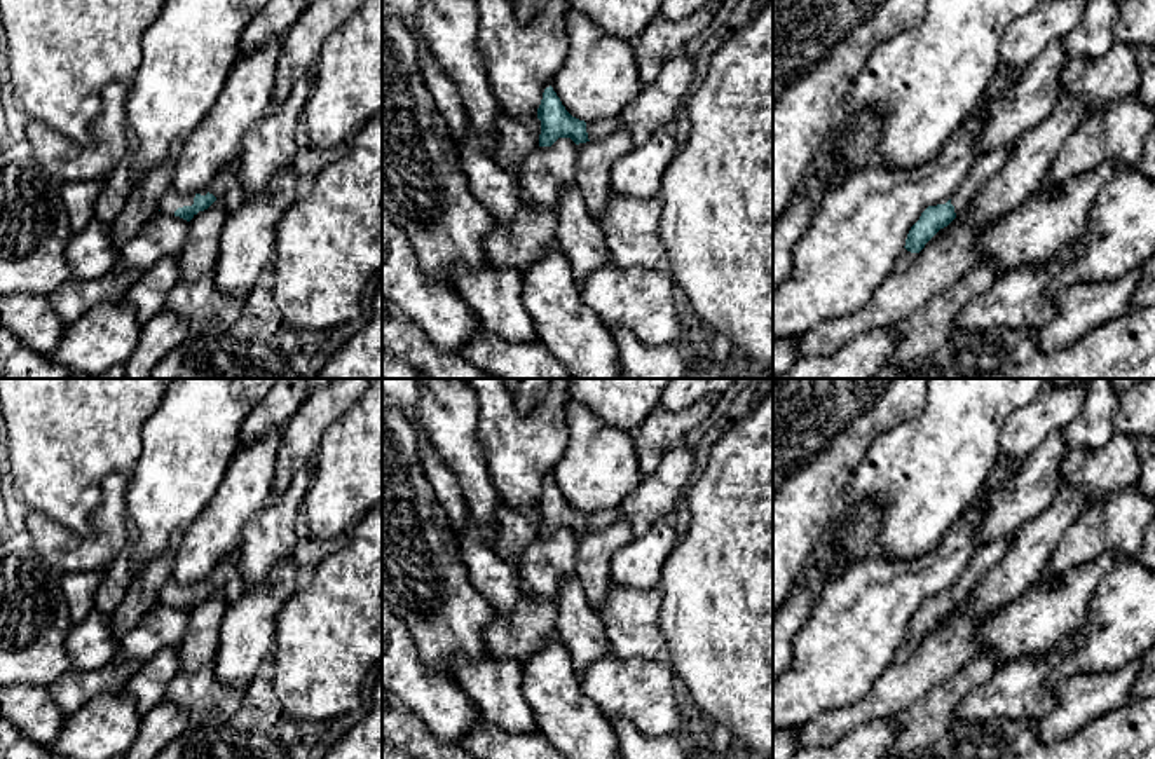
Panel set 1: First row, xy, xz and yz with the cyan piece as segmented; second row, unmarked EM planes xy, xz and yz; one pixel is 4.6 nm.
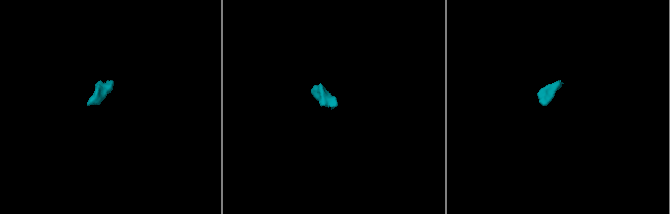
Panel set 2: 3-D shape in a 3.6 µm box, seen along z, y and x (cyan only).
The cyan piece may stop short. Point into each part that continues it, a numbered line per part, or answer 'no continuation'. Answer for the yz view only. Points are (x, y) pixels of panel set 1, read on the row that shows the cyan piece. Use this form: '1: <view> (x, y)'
1: yz (988, 164)

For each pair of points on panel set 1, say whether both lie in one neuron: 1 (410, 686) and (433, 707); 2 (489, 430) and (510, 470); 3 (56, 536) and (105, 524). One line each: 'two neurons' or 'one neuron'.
1: one neuron
2: one neuron
3: one neuron

